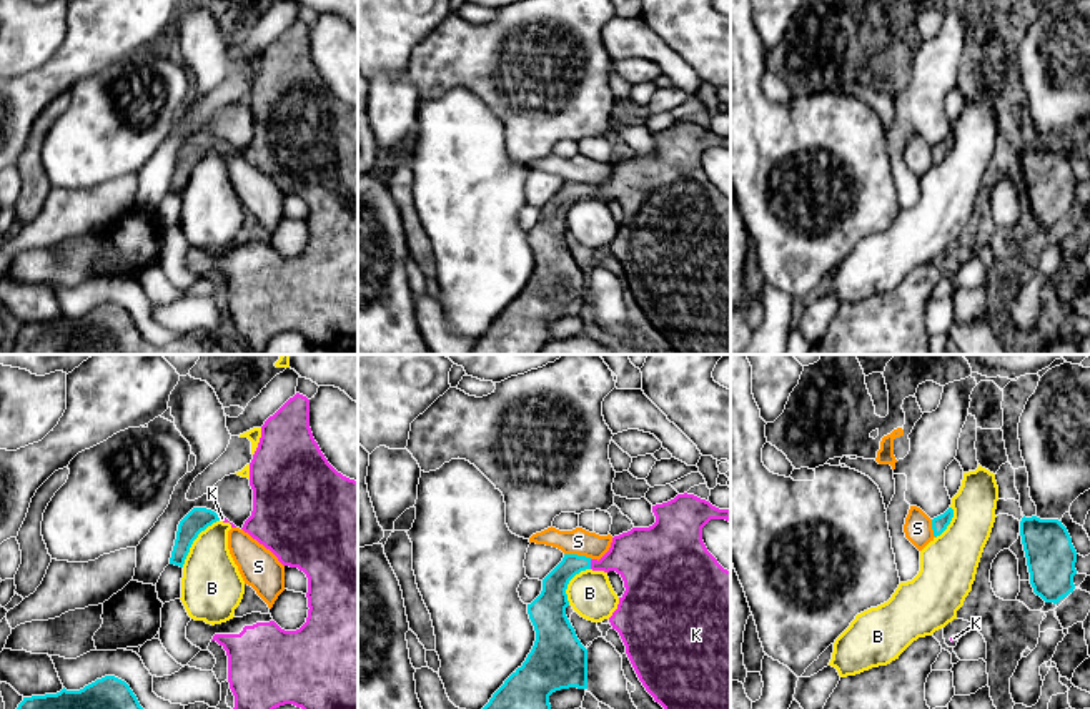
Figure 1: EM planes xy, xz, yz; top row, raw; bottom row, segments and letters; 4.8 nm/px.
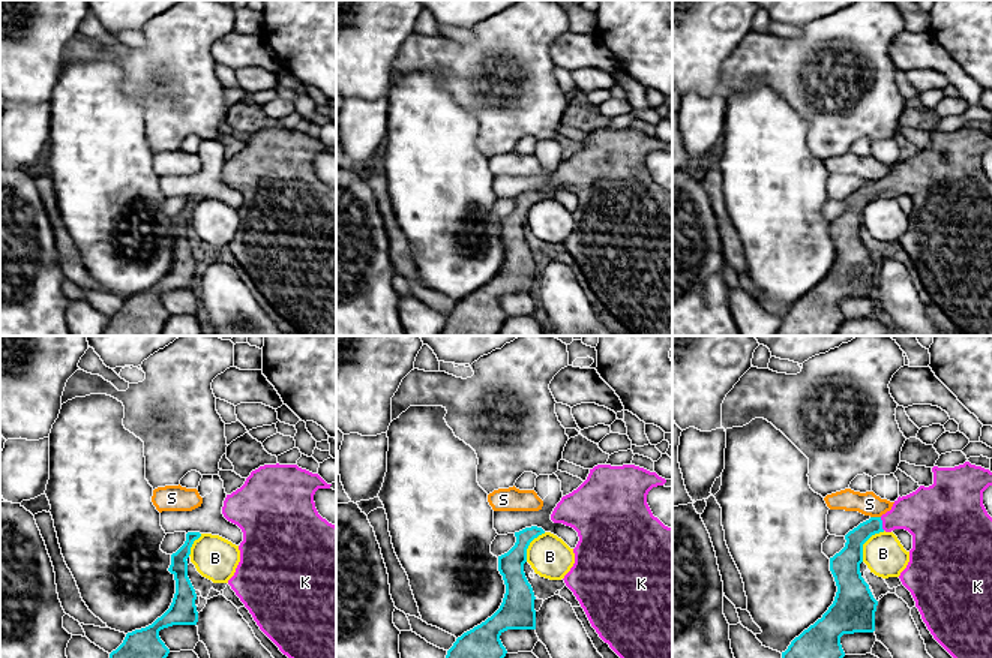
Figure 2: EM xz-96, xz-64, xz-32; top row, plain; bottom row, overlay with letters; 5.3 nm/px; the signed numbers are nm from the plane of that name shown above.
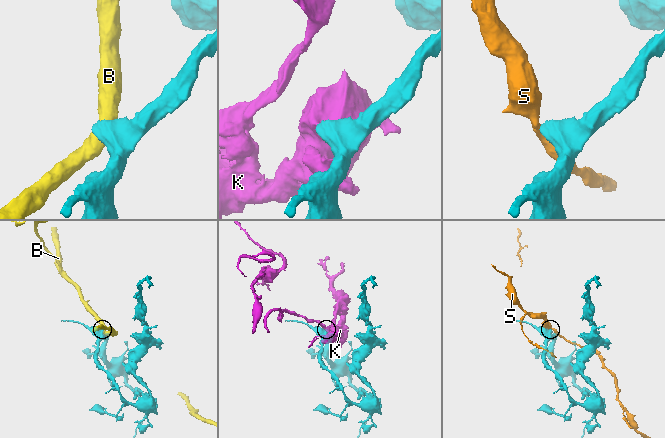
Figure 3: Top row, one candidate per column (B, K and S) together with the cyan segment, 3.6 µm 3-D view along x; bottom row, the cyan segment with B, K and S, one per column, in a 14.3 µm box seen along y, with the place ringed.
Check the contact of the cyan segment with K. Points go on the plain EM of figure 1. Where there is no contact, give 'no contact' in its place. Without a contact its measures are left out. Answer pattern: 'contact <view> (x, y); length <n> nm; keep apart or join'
contact xz (589, 192); length 50 nm; join

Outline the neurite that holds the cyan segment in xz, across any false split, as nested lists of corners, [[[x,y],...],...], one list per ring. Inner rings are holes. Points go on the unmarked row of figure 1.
[[[677,121],[674,126],[652,133],[656,150],[649,155],[632,155],[612,165],[609,178],[597,188],[577,181],[564,181],[562,188],[543,206],[541,221],[528,231],[528,241],[536,258],[536,268],[521,295],[493,321],[474,343],[471,354],[539,354],[551,340],[549,323],[561,316],[587,316],[587,276],[571,253],[566,235],[567,211],[581,198],[616,198],[624,208],[624,221],[609,245],[626,273],[626,281],[646,315],[677,354],[731,354],[731,198],[724,196],[707,178],[702,155],[711,146],[731,146],[729,136],[719,136],[694,121]]]

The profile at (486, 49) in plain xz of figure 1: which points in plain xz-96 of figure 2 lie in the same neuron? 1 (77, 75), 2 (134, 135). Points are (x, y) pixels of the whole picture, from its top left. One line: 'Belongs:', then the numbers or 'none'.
Belongs: none

